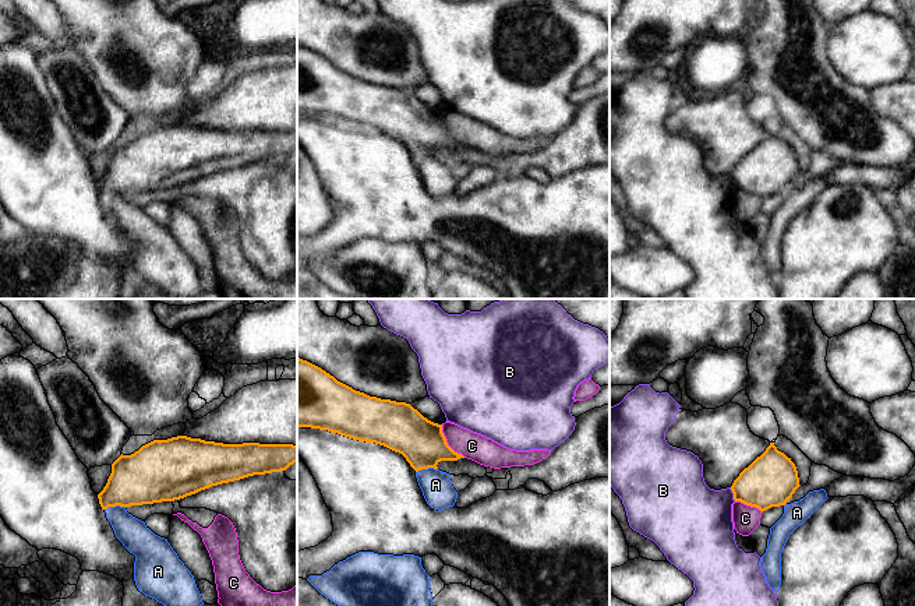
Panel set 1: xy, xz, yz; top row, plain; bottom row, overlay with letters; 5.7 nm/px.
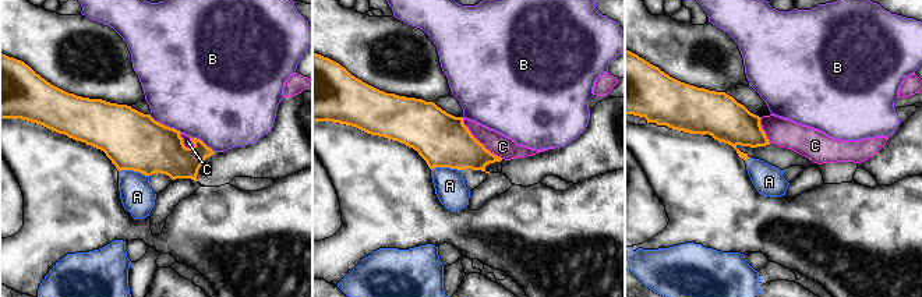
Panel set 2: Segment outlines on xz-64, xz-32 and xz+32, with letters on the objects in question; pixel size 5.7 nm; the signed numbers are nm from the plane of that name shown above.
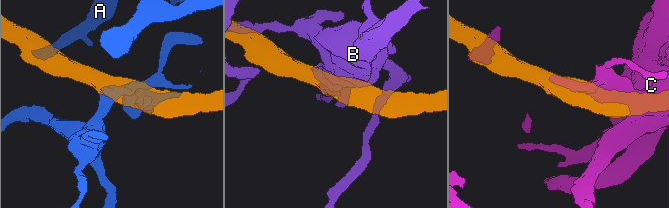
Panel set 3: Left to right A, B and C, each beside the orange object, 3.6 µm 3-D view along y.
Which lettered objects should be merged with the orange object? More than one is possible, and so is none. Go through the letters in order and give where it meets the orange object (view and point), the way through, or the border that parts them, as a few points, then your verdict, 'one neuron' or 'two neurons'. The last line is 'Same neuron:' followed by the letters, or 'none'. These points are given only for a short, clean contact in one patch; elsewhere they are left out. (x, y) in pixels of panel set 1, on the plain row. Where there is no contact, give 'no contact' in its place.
A: xy (115, 193) | along xy (126, 193), (109, 193), (105, 197) | two neurons
B: yz (734, 182) | two neurons
C: xz (447, 130) | two neurons
Same neuron: none

